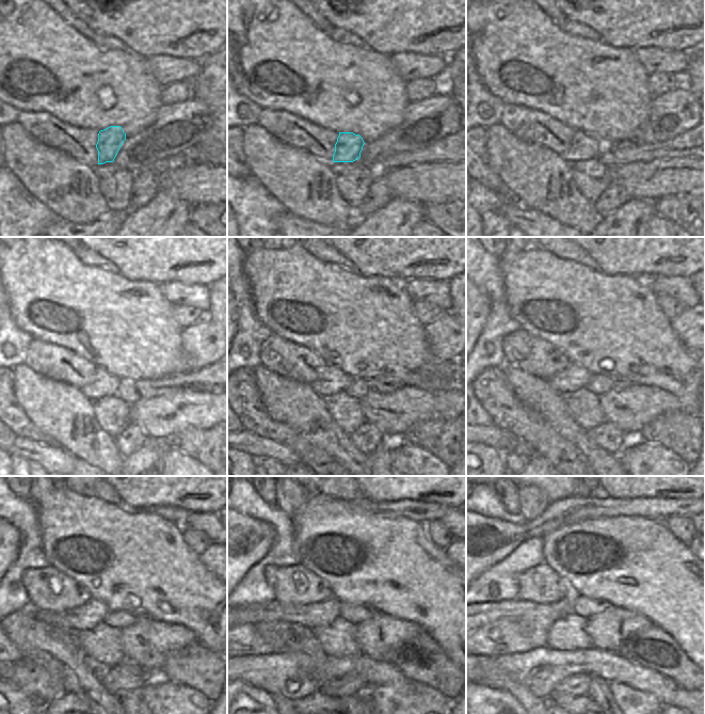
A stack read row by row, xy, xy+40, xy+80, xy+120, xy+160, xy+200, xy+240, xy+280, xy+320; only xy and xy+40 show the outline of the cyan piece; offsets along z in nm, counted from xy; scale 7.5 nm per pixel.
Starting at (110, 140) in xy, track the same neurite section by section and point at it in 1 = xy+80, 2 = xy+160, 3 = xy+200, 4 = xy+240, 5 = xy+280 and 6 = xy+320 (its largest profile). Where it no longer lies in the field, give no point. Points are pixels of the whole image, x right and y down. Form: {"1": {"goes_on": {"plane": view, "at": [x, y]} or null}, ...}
{"1": {"goes_on": {"plane": "xy+80", "at": [585, 146]}}, "2": {"goes_on": {"plane": "xy+160", "at": [331, 380]}}, "3": {"goes_on": {"plane": "xy+200", "at": [574, 377]}}, "4": {"goes_on": {"plane": "xy+240", "at": [86, 616]}}, "5": {"goes_on": {"plane": "xy+280", "at": [314, 616]}}, "6": {"goes_on": {"plane": "xy+320", "at": [531, 613]}}}

